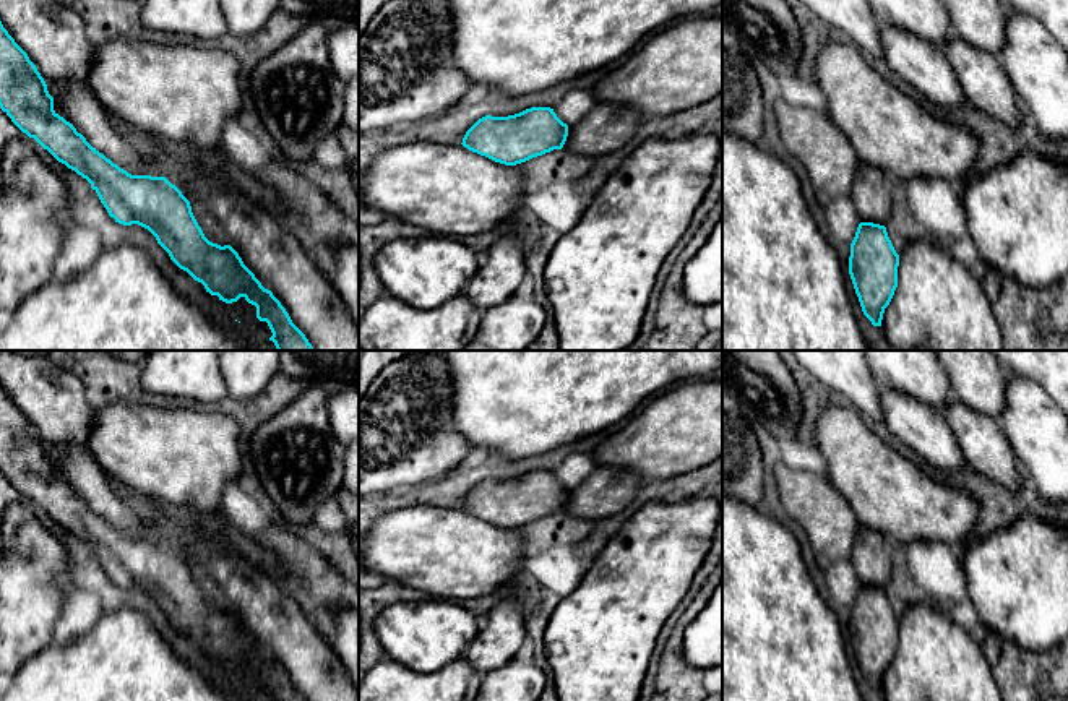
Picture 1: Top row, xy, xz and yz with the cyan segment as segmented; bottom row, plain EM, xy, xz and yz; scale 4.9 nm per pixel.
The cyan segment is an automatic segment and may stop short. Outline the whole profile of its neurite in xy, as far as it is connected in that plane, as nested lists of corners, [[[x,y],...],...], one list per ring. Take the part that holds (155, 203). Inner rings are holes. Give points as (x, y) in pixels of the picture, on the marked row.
[[[0,0],[0,109],[23,133],[34,138],[58,162],[86,178],[115,222],[148,229],[170,260],[201,282],[206,292],[217,295],[226,303],[243,297],[255,305],[256,318],[268,323],[273,333],[269,341],[278,350],[359,350],[359,326],[346,302],[328,276],[312,261],[304,239],[292,234],[281,219],[221,178],[201,178],[192,188],[179,190],[166,177],[131,175],[93,148],[70,122],[54,110],[54,97],[47,86],[55,84],[62,92],[70,92],[88,84],[96,60],[96,32],[73,10],[55,0]],[[192,201],[203,203],[224,227],[229,237],[227,245],[221,247],[205,237],[192,213]]]

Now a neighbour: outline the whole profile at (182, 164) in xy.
[[[47,81],[45,84],[54,97],[55,114],[70,122],[96,151],[128,174],[166,177],[179,190],[188,190],[201,178],[221,178],[274,217],[281,221],[286,217],[287,206],[282,196],[260,182],[253,172],[232,162],[224,146],[203,151],[190,143],[149,136],[157,144],[157,151],[153,156],[141,156],[117,130],[114,125],[117,115],[106,107],[89,83],[70,92],[62,92],[58,86]]]

